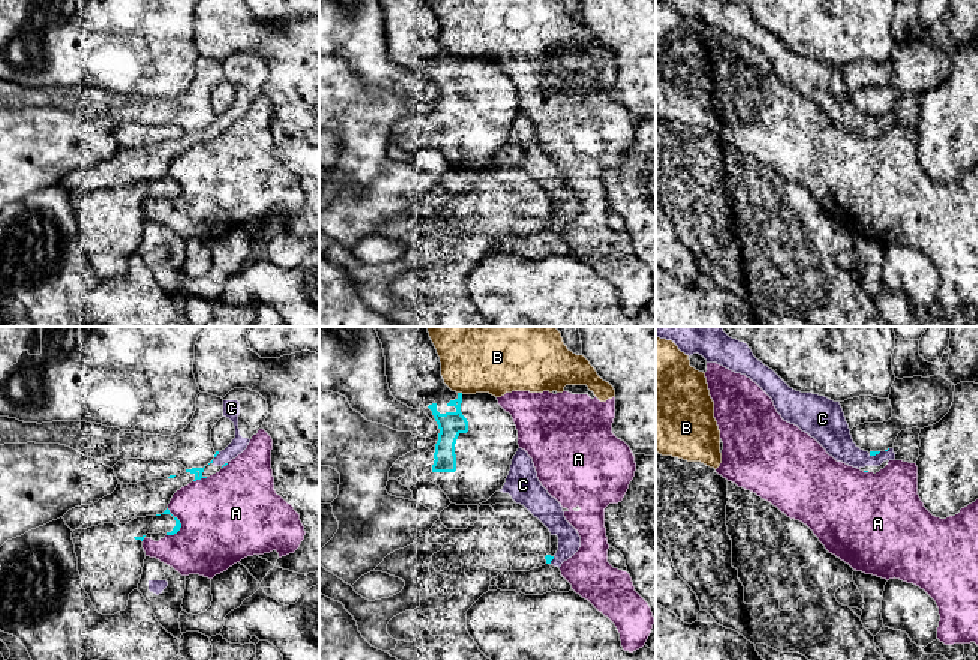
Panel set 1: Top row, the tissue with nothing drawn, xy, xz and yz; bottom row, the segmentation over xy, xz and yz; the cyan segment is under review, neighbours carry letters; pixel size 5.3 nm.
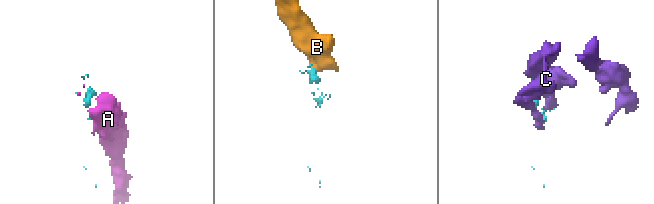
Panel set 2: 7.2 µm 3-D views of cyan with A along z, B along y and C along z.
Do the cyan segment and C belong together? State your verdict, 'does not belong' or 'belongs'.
does not belong

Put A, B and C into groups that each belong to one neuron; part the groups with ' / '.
A B / C

